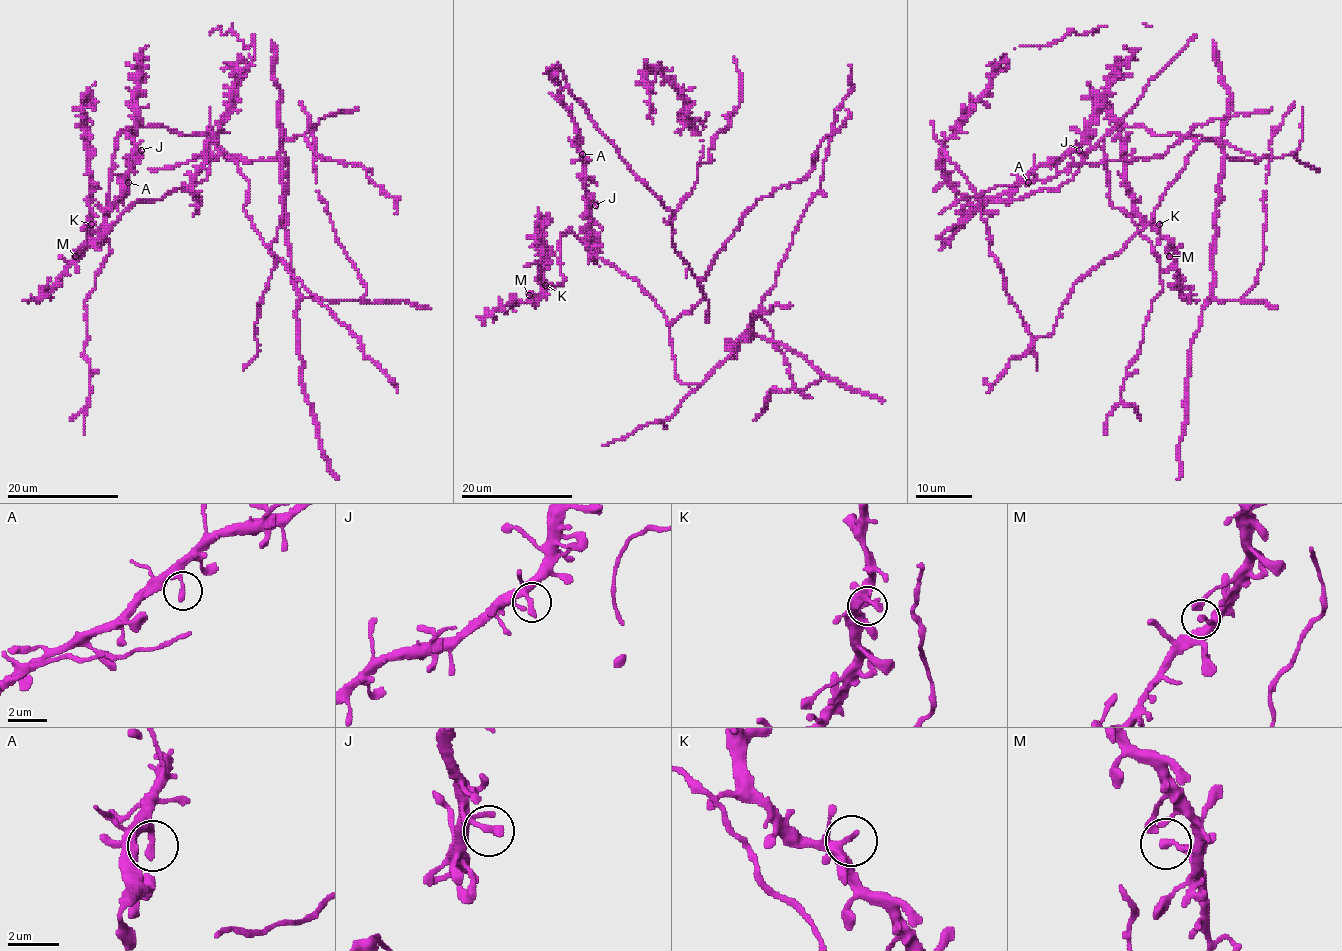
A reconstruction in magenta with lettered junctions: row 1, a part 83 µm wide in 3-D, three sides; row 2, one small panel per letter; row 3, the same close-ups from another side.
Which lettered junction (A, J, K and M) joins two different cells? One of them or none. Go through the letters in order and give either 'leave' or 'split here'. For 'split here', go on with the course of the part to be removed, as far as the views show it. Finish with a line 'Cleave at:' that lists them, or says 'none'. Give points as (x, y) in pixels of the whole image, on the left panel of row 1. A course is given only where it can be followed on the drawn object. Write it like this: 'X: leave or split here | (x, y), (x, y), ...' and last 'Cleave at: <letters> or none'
A: leave
J: leave
K: leave
M: leave
Cleave at: none

